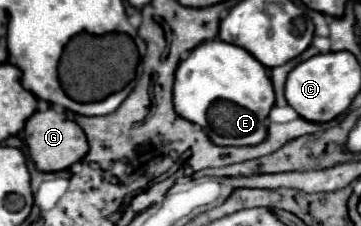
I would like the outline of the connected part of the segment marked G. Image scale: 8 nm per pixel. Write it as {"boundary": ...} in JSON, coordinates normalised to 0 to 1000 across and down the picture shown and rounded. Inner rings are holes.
{"boundary":[[[136,478],[125,496],[97,496],[80,522],[80,540],[69,549],[64,584],[69,584],[69,628],[80,646],[86,708],[97,717],[97,735],[114,761],[186,752],[197,726],[219,717],[241,681],[241,664],[247,664],[235,584],[219,566],[219,549],[191,531],[175,496],[158,496],[147,478]]]}

